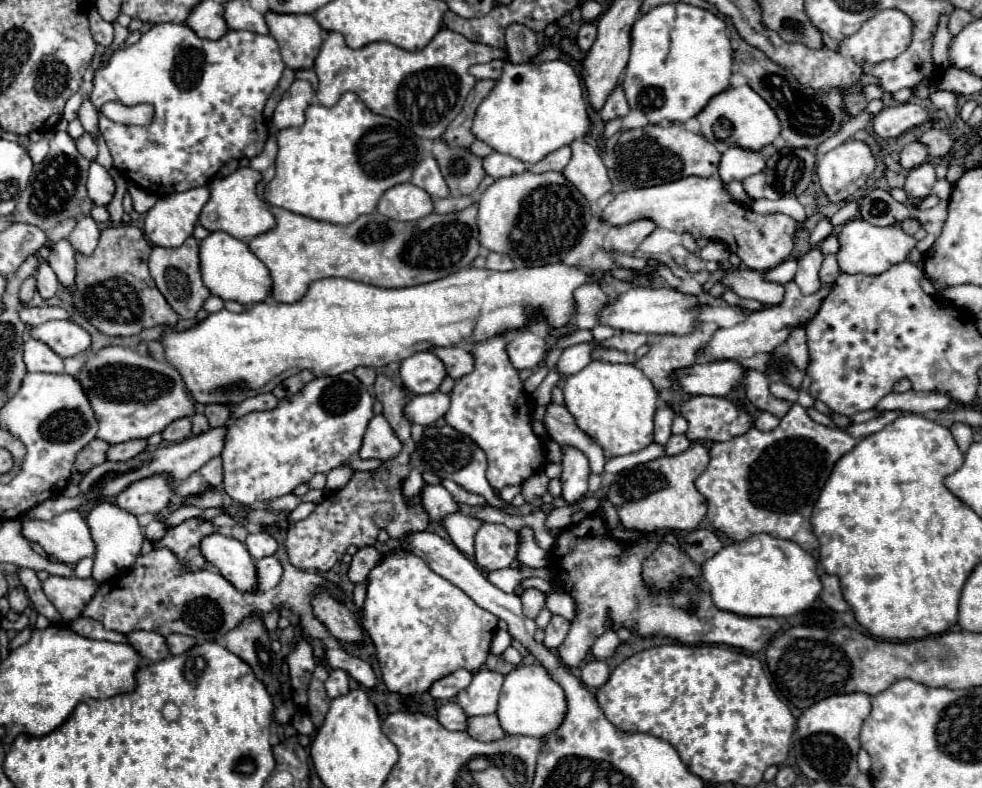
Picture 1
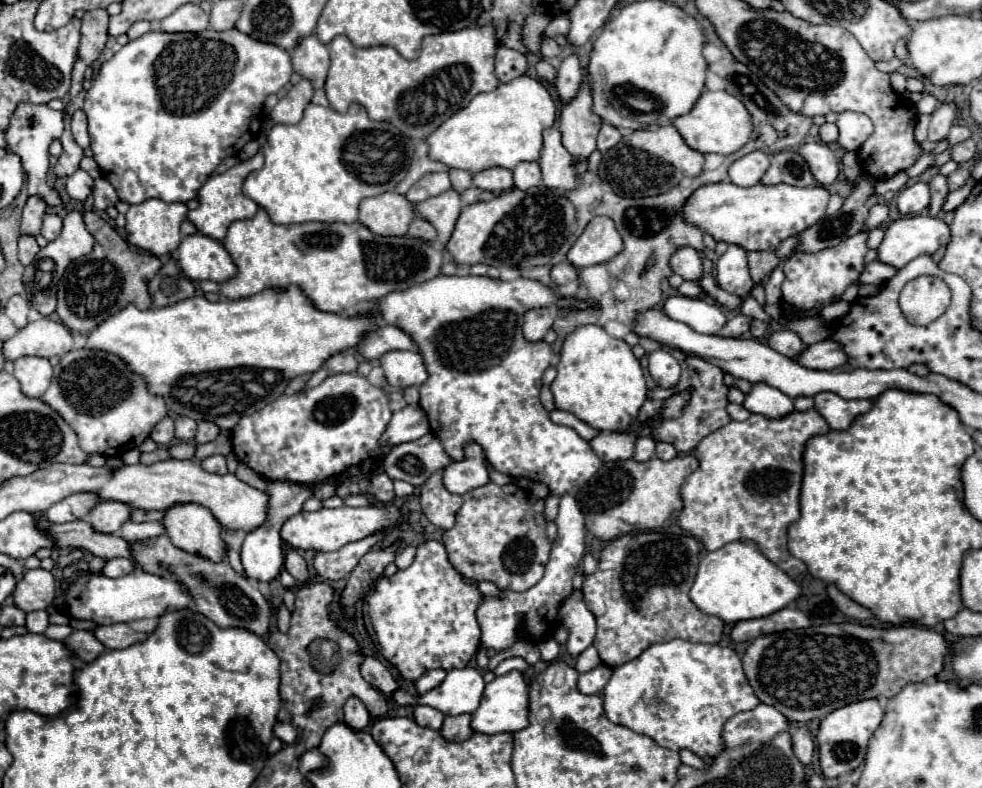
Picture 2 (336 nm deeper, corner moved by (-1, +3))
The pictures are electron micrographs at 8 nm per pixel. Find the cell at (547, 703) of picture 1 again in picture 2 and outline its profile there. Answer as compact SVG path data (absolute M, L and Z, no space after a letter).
M510 671L502 677L490 681L484 689L480 707L472 713L472 729L476 733L514 733L528 727L528 683L520 671Z

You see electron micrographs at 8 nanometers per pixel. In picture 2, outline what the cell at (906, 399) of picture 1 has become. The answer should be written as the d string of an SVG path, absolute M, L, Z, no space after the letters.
M818 393L814 397L814 409L826 419L826 423L832 427L832 429L848 429L850 423L866 413L872 403L868 399L842 399L838 397L836 393Z

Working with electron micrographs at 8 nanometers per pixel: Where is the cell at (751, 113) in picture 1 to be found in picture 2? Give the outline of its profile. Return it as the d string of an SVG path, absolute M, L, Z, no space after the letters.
M704 91L698 101L694 103L692 111L676 117L674 127L682 135L688 147L700 151L700 153L720 153L720 155L730 155L736 153L744 143L750 139L752 133L752 119L746 111L746 107L730 93L726 91Z

